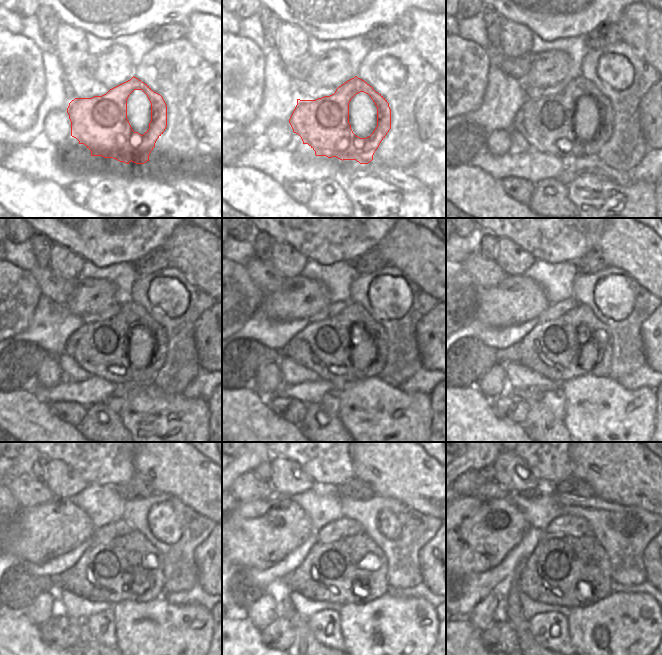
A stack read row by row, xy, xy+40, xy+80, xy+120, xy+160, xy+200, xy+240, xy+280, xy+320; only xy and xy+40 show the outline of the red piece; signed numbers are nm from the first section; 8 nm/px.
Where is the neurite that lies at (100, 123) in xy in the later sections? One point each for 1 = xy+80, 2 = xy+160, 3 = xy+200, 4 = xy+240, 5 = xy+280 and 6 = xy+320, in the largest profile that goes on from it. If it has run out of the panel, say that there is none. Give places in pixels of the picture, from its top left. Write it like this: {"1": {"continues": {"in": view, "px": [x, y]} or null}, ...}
{"1": {"continues": {"in": "xy+80", "px": [546, 123]}}, "2": {"continues": {"in": "xy+160", "px": [324, 347]}}, "3": {"continues": {"in": "xy+200", "px": [551, 349]}}, "4": {"continues": {"in": "xy+240", "px": [102, 574]}}, "5": {"continues": {"in": "xy+280", "px": [353, 570]}}, "6": {"continues": {"in": "xy+320", "px": [574, 571]}}}

